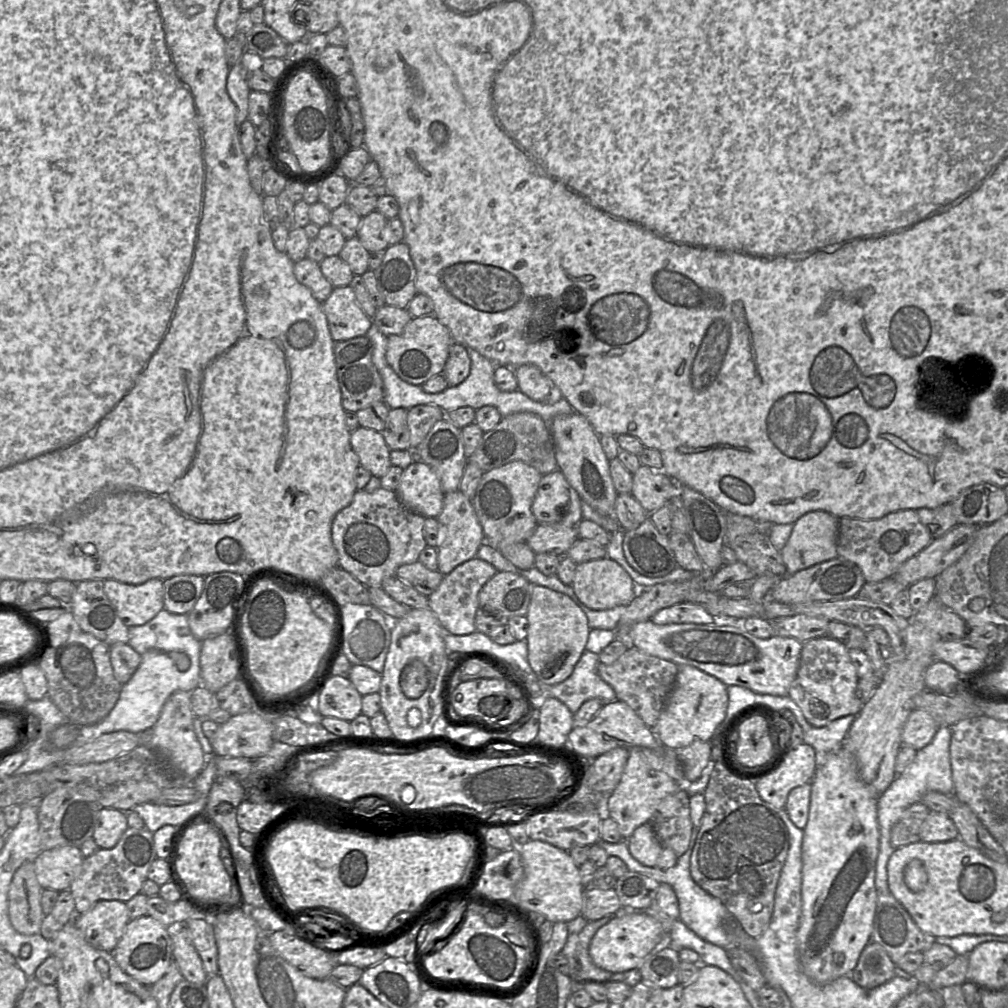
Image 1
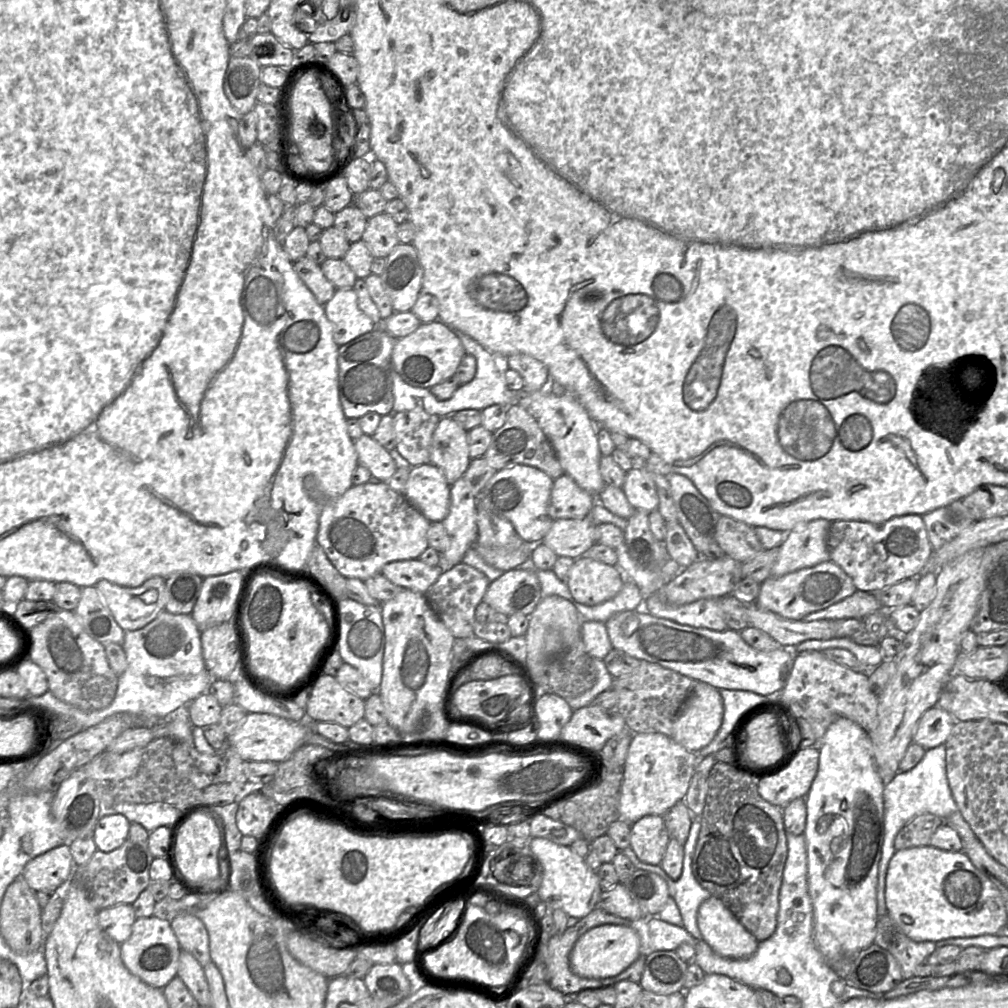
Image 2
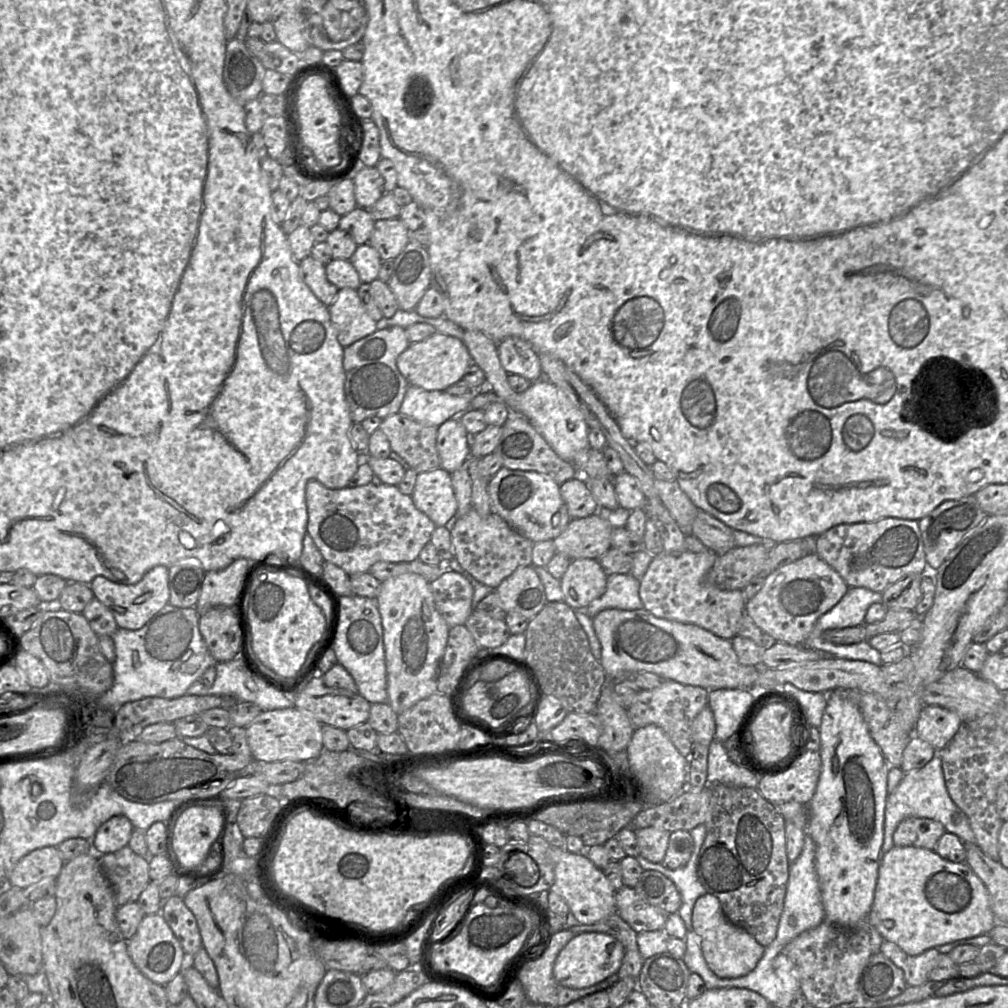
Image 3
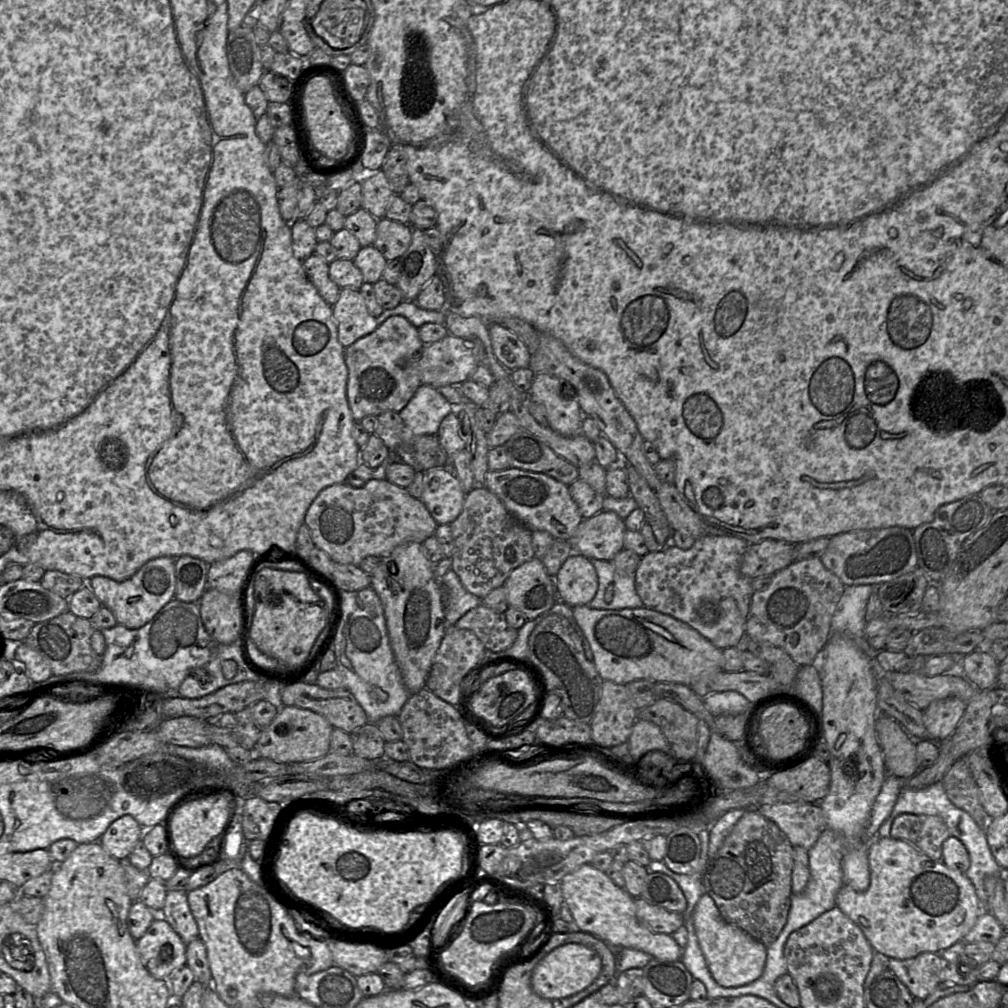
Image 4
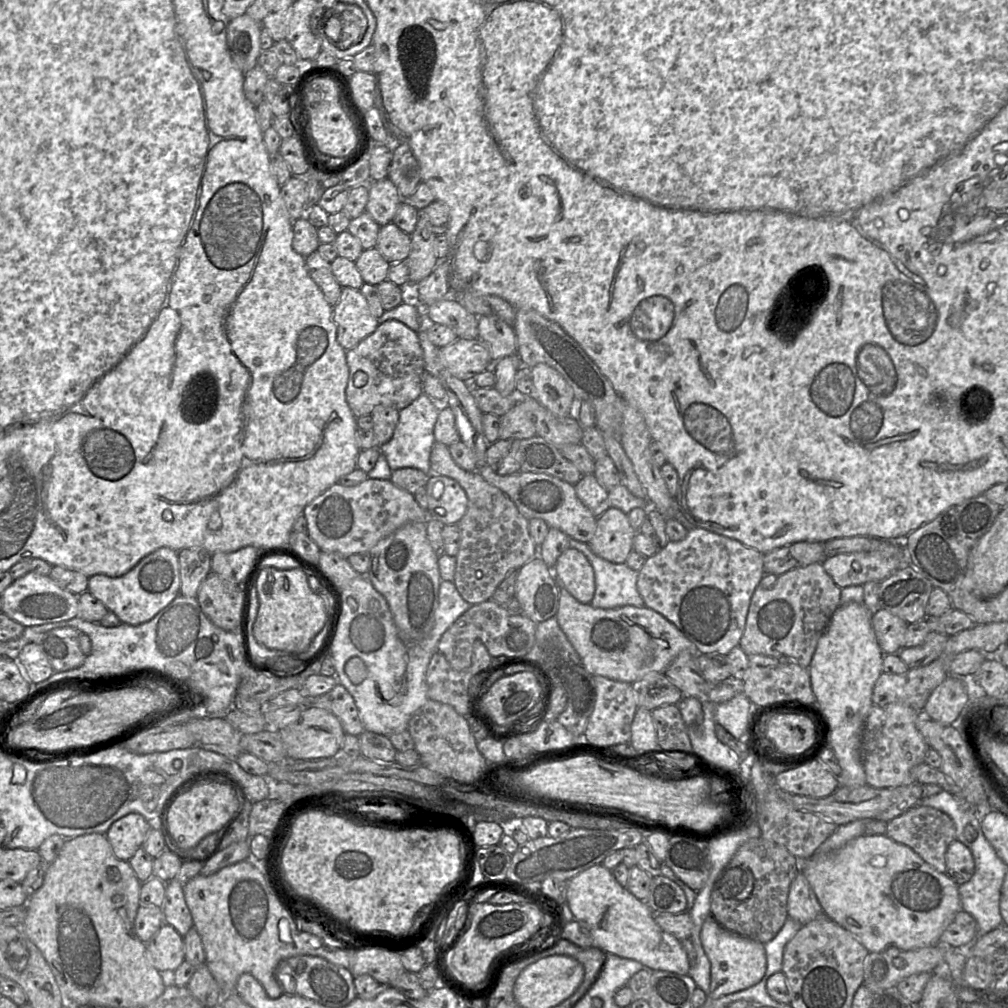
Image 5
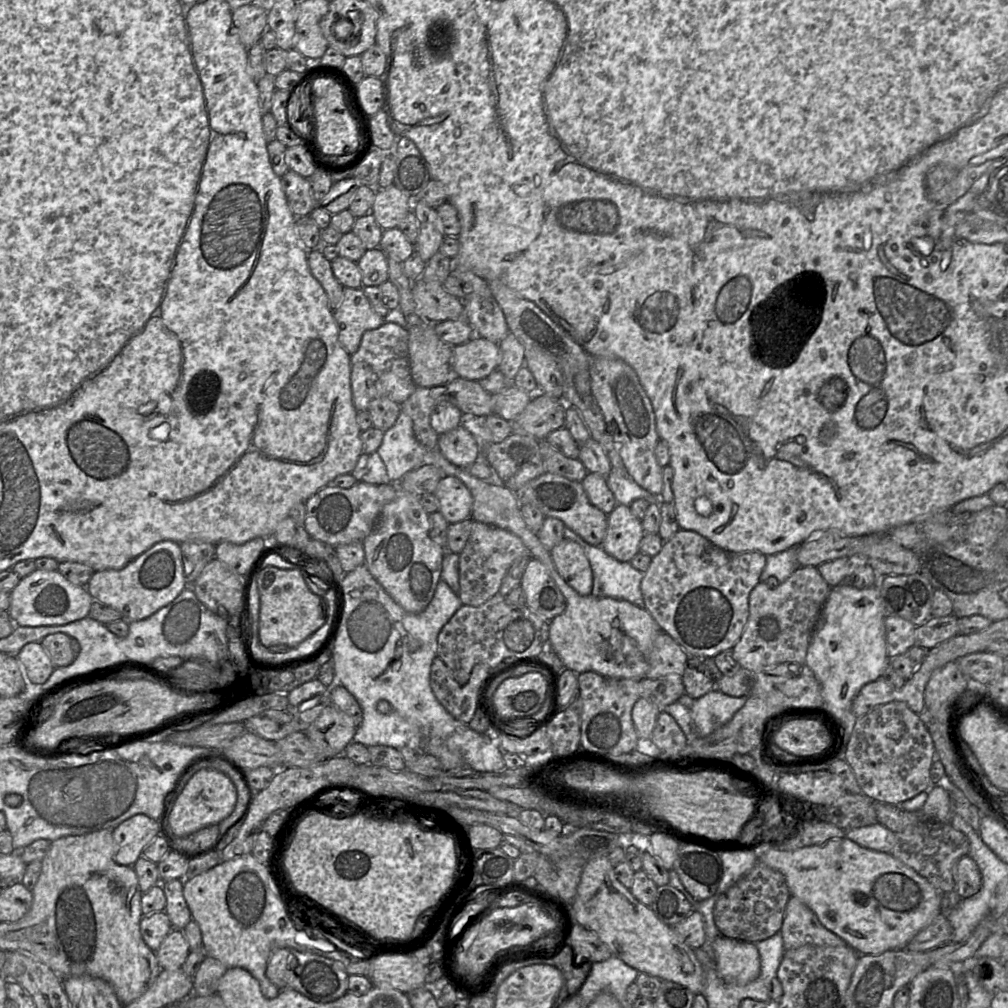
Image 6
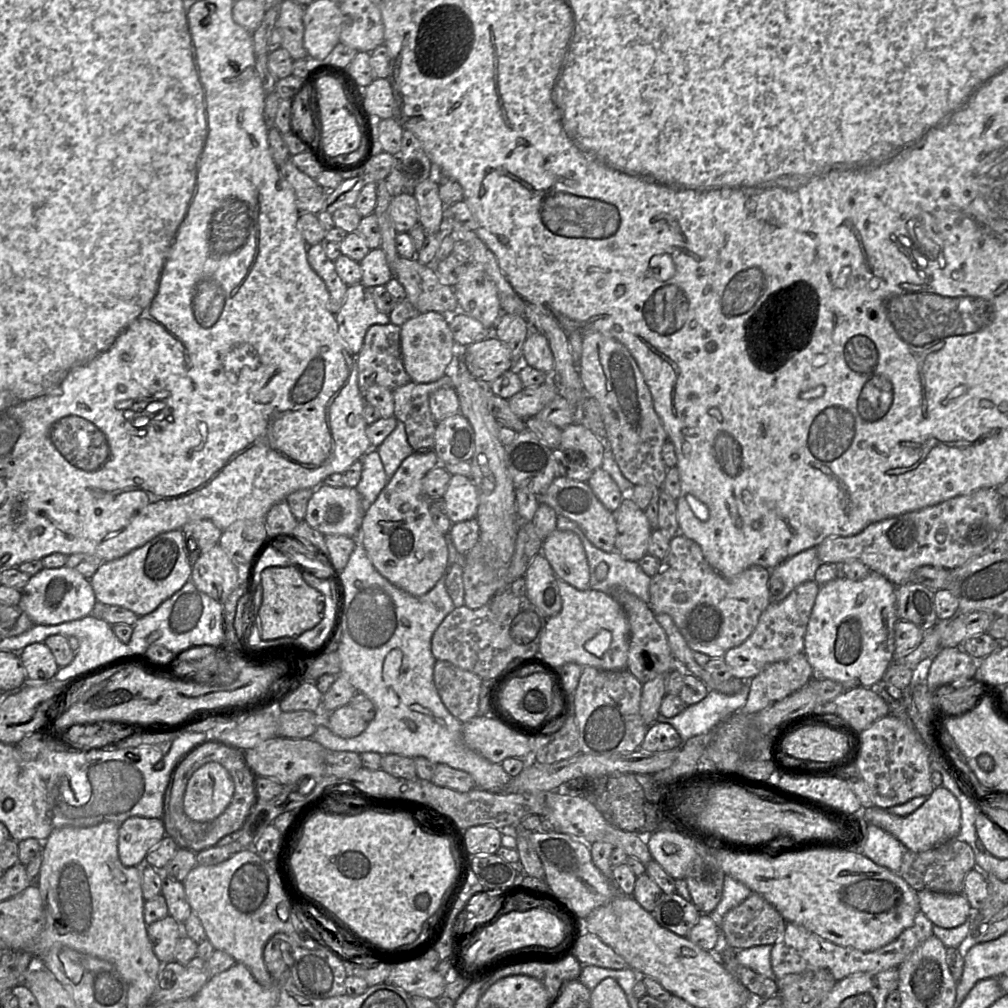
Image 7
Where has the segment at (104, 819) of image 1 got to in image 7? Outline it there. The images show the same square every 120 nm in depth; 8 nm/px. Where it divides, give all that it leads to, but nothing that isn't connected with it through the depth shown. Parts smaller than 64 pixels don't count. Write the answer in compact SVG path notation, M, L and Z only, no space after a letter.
M132 816L119 825L118 856L125 867L139 865L165 837L162 819Z

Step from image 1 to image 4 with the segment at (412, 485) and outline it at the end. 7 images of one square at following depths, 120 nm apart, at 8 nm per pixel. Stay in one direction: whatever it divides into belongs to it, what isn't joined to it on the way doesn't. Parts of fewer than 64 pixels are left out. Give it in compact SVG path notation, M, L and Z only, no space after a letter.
M451 461L448 467L436 467L423 472L420 500L438 525L452 523L462 512L466 493L451 470Z

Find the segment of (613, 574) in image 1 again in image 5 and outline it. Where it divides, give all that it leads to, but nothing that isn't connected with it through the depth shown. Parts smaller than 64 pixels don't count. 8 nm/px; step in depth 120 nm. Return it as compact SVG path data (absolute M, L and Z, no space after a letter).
M572 547L564 550L553 572L575 599L584 604L591 603L595 594L595 574L591 563L581 551Z

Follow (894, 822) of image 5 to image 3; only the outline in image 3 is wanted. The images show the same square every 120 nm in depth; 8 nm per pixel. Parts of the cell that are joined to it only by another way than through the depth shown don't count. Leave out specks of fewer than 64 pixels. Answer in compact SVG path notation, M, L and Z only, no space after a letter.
M909 817L897 826L894 835L894 846L911 846L934 850L938 840L946 832L944 826L935 820Z

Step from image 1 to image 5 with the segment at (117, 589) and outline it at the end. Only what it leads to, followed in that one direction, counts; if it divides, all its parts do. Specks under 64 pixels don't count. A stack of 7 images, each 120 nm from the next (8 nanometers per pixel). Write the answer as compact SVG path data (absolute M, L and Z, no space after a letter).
M162 547L144 557L134 568L120 577L89 577L88 591L115 613L121 623L140 625L150 621L180 594L178 552Z

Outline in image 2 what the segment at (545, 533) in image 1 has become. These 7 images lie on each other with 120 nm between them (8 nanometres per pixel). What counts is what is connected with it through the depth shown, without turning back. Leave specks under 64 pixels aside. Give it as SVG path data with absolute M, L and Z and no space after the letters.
M590 517L557 519L540 543L558 556L577 559L596 543L595 528L596 523Z

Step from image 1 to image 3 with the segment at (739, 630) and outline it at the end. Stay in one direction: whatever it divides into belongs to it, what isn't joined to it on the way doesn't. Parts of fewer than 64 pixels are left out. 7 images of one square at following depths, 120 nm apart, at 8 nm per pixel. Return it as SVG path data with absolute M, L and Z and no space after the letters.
M605 609L593 618L601 644L600 663L609 680L619 680L625 673L647 671L663 680L707 690L752 687L758 675L756 666L742 665L731 640L690 623L659 618L642 609Z

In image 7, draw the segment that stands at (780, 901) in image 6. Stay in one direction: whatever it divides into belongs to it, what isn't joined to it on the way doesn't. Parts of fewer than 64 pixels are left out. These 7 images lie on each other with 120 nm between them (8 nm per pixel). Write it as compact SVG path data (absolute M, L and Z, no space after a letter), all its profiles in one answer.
M752 892L724 916L722 929L727 944L735 950L774 945L783 936L786 921L765 898Z

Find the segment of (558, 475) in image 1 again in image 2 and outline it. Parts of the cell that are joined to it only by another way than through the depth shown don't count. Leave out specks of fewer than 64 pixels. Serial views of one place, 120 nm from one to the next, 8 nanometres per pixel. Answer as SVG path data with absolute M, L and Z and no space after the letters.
M568 474L554 479L549 515L553 520L589 517L596 497L583 490Z

